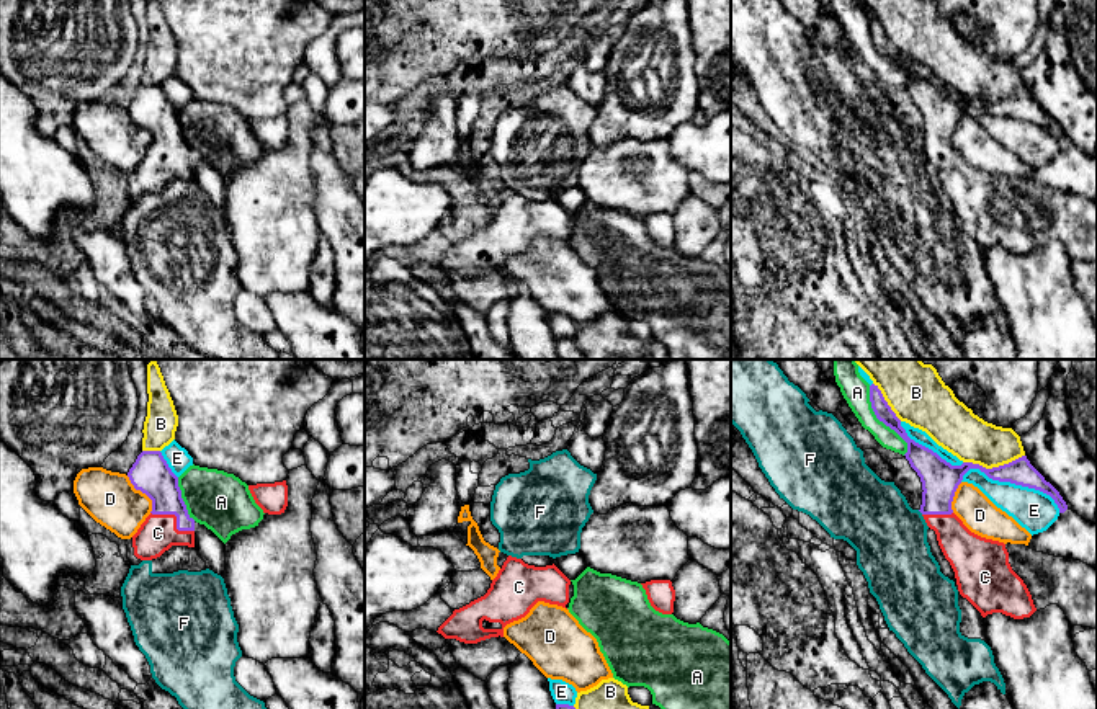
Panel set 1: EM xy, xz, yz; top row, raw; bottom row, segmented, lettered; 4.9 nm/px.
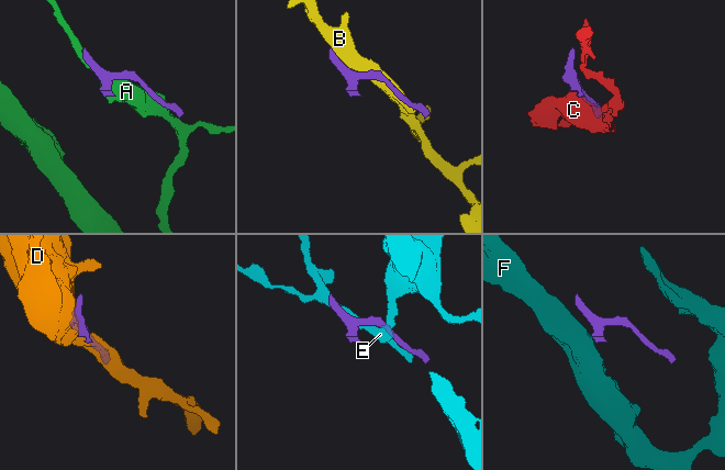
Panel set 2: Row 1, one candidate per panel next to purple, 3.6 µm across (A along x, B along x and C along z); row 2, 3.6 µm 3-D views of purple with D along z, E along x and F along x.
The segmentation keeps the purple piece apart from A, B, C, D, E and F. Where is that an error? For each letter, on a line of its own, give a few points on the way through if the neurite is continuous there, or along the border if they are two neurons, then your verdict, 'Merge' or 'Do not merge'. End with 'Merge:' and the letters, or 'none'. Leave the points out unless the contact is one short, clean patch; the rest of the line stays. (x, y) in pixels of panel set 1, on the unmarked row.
A: Do not merge
B: Do not merge
C: Path across: xy (152, 110), (177, 152), (157, 167). Merge
D: Do not merge
E: Do not merge
F: Boundary: yz (917, 144), (922, 147). Do not merge
Merge: C

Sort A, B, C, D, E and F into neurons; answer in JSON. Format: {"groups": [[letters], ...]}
{"groups": [["A"], ["B"], ["C"], ["D"], ["E"], ["F"]]}

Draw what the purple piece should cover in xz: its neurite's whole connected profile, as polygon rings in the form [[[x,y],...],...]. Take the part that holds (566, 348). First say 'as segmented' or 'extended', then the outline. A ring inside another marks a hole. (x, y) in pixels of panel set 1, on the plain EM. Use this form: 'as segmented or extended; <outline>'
as segmented; [[[556,338],[556,351],[561,359],[587,359],[575,341],[569,338]]]

